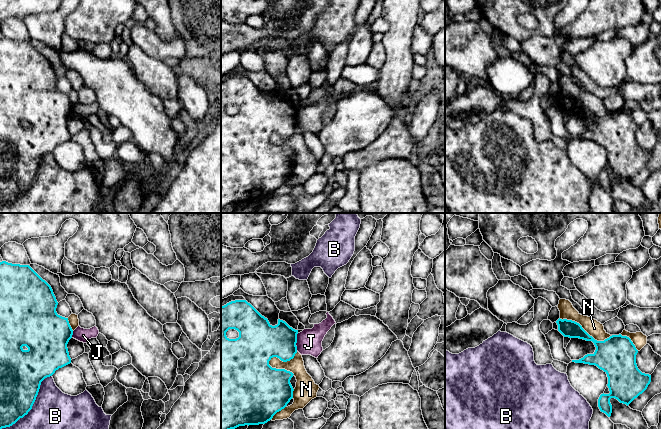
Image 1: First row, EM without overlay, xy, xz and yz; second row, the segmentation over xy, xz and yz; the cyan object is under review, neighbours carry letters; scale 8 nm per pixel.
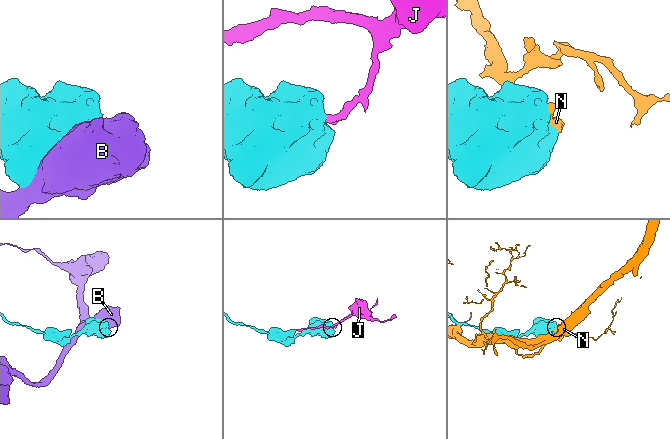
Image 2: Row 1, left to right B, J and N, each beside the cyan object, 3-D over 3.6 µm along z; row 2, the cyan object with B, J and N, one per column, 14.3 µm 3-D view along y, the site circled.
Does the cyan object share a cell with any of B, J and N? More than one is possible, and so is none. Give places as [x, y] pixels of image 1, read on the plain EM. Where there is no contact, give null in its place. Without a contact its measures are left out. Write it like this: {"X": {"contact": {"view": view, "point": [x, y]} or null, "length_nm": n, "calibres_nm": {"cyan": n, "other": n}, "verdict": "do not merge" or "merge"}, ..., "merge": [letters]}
{"B": {"contact": {"view": "xy", "point": [32, 181]}, "length_nm": 600, "calibres_nm": {"cyan": 340, "other": 480}, "verdict": "do not merge"}, "J": {"contact": {"view": "xz", "point": [296, 118]}, "length_nm": 140, "calibres_nm": {"cyan": 280, "other": 200}, "verdict": "do not merge"}, "N": {"contact": {"view": "xz", "point": [282, 136]}, "length_nm": 260, "calibres_nm": {"cyan": 340, "other": 130}, "verdict": "do not merge"}, "merge": []}

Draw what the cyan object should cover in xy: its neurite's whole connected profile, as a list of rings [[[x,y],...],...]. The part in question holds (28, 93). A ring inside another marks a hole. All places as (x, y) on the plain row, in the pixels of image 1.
[[[0,38],[0,205],[10,203],[32,185],[41,158],[71,139],[67,120],[73,106],[68,94],[57,90],[51,62],[29,41]]]

